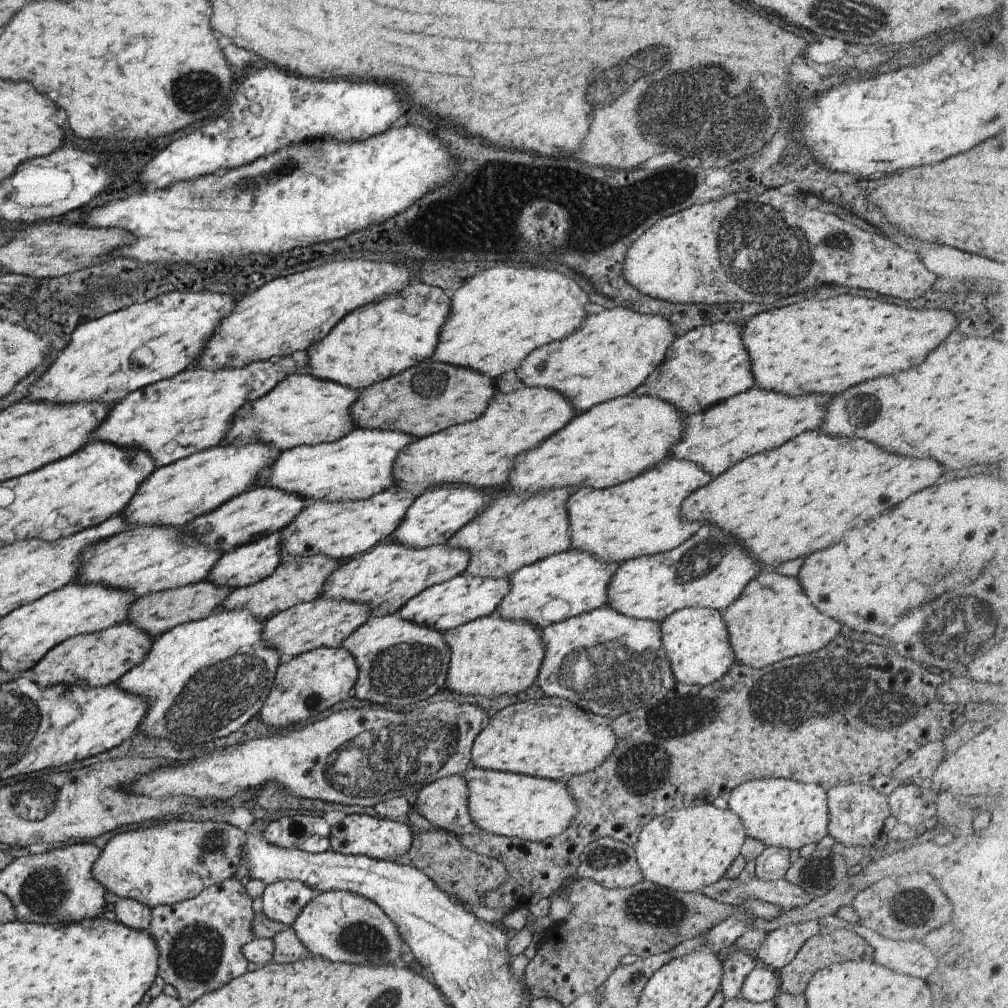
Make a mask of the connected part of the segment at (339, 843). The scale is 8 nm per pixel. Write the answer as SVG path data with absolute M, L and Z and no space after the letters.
M367 814L345 815L341 821L330 826L330 829L329 850L344 855L366 856L380 861L394 861L409 850L414 831L407 824Z

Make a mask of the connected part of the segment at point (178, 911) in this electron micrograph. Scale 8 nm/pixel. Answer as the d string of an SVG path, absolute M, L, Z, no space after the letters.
M234 878L204 888L193 898L172 905L154 906L150 909L146 931L155 940L159 952L156 976L164 979L164 984L171 984L177 990L178 998L183 1001L193 1002L205 993L220 989L225 983L246 972L248 960L245 960L241 949L245 943L255 938L252 931L253 917L252 898L249 898L245 887Z

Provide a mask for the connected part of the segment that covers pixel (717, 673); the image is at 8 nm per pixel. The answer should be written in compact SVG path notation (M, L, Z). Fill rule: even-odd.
M685 607L660 622L661 648L669 661L676 684L705 686L721 678L735 664L728 632L718 610Z

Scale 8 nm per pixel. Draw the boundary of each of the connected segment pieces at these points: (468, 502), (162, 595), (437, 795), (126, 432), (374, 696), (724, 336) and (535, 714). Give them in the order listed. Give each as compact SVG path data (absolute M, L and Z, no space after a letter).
M469 485L462 486L443 486L427 489L413 499L413 502L407 507L400 523L394 528L394 531L387 536L385 542L395 542L406 547L427 548L430 546L445 545L446 540L451 538L462 526L465 526L476 514L479 514L489 502L489 497L483 494L481 490L470 487Z
M203 580L174 589L147 593L132 602L126 621L135 624L143 632L147 632L149 638L155 638L178 624L205 618L209 613L218 609L220 602L230 591L227 587L218 587Z
M449 775L423 785L414 806L435 828L456 835L481 833L469 816L467 797L463 775Z
M290 356L277 359L275 364L268 361L257 361L241 369L221 369L209 371L197 369L193 364L183 371L175 373L171 378L154 382L145 388L129 393L123 401L112 403L107 416L99 426L92 430L87 442L99 441L116 447L145 451L153 460L155 468L171 464L193 453L217 446L224 438L232 423L236 410L263 396L272 389L283 377L295 372L296 366L304 365L294 362Z
M394 615L369 617L340 646L353 657L357 667L353 695L375 704L391 704L391 708L411 706L435 694L443 686L451 655L442 633Z
M719 321L691 328L675 337L662 363L631 394L657 397L684 416L701 412L753 386L749 357L740 339L739 326Z
M543 696L507 704L491 714L476 734L470 748L470 760L473 766L482 769L564 782L568 777L594 769L609 756L617 742L610 722L611 719L557 697Z

